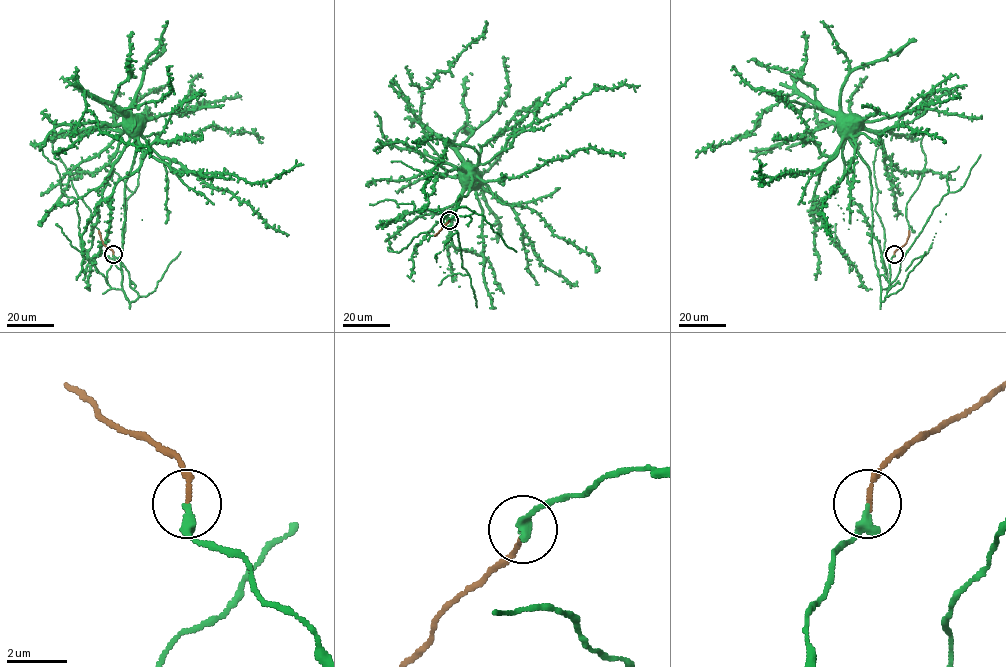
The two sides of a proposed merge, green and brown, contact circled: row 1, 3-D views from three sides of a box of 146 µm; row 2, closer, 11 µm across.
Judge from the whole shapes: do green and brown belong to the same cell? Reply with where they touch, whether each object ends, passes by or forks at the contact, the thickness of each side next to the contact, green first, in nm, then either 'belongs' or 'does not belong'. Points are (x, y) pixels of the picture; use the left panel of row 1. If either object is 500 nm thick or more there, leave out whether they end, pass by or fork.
(113, 254) | green ends | brown ends | 320/150 nm | belongs

